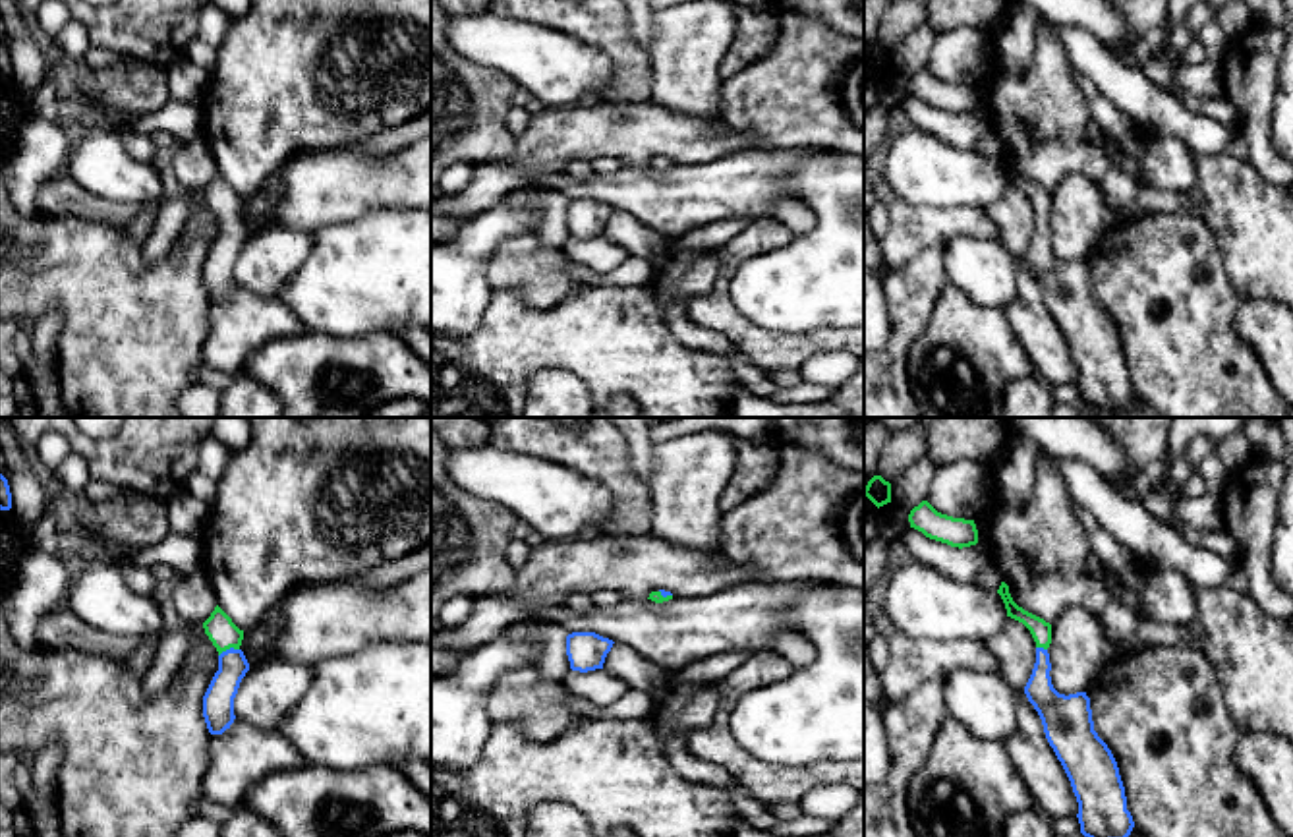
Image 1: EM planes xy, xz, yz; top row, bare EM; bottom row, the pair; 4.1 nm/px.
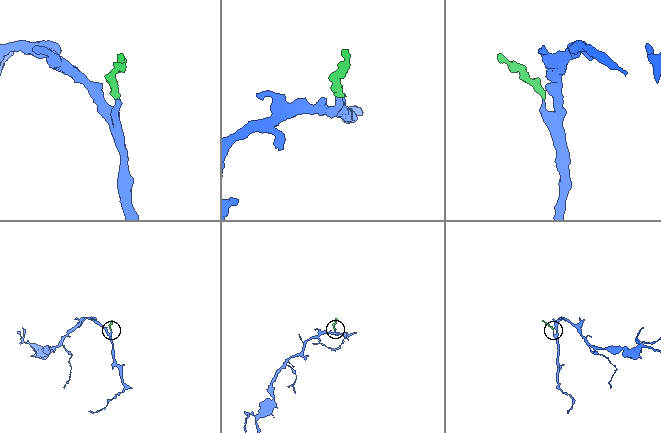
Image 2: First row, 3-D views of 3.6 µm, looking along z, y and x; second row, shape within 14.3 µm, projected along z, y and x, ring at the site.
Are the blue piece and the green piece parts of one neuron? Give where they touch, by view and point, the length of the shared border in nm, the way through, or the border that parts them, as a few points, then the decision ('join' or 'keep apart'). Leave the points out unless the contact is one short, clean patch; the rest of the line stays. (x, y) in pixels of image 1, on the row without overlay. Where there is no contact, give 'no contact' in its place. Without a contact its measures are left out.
contact xy (230, 215); length 90 nm; way xy (232, 232), (230, 215), (223, 200); join

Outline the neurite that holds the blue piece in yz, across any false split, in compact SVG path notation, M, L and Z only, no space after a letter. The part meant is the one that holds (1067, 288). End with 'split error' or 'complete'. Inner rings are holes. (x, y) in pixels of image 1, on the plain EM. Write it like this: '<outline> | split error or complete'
M1001 149L1007 184L1022 189L1036 209L1036 230L1024 253L1028 269L1038 278L1046 305L1061 329L1078 369L1080 400L1104 414L1125 408L1133 394L1125 354L1117 329L1107 311L1094 298L1090 265L1086 259L1059 261L1051 251L1051 191L1019 174L1009 153Z | split error

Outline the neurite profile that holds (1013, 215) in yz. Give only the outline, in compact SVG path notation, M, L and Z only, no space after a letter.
M1007 184L1005 193L986 213L995 224L999 244L1022 263L1036 230L1036 209L1030 197Z

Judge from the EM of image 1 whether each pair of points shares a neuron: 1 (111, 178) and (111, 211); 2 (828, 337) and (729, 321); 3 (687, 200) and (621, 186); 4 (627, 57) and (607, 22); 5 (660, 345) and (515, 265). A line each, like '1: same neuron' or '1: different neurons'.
1: different neurons
2: same neuron
3: same neuron
4: same neuron
5: different neurons

